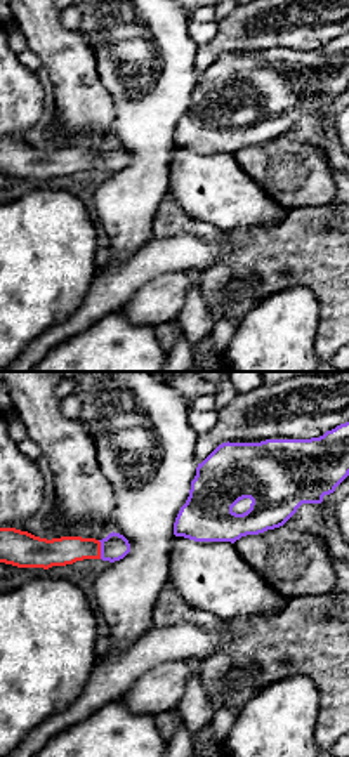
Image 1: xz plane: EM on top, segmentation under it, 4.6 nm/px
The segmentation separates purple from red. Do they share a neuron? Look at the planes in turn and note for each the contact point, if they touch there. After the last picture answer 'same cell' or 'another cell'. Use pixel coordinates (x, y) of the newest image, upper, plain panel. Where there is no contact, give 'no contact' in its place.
contact (101, 160)

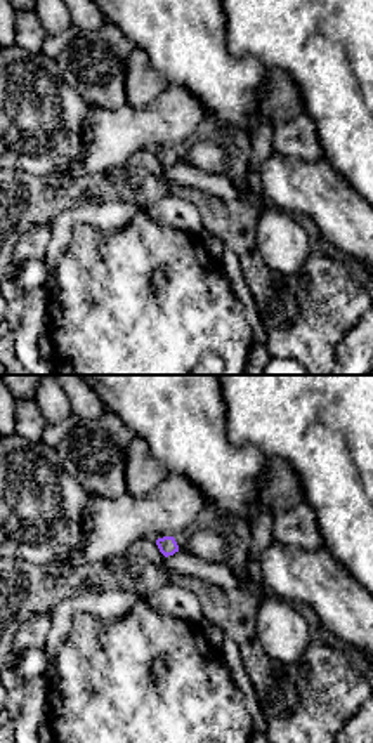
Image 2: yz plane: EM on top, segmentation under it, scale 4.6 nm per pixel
no contact

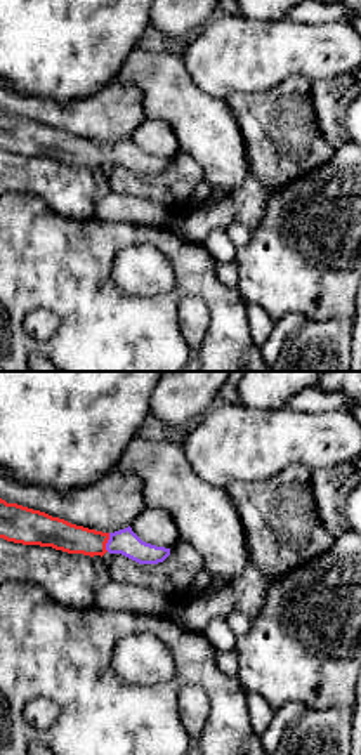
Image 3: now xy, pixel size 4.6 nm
contact (108, 153)

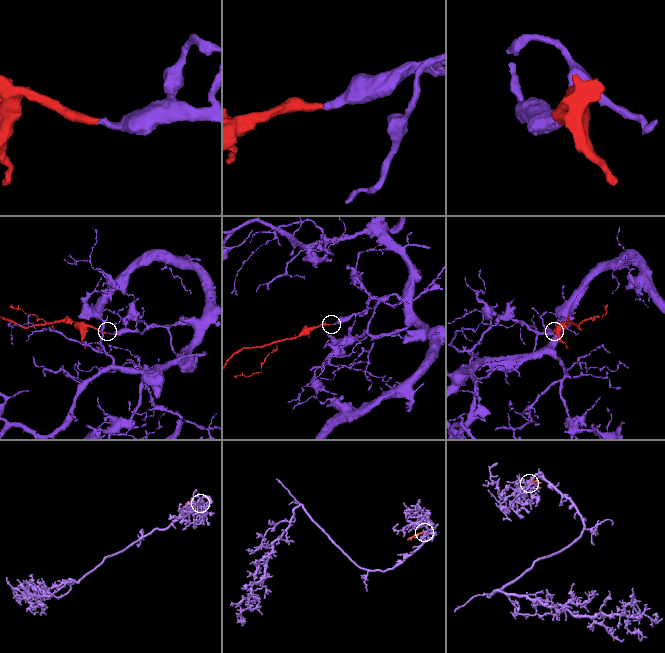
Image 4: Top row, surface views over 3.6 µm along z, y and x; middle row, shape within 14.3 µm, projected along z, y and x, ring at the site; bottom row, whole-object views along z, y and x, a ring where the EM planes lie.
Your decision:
same cell

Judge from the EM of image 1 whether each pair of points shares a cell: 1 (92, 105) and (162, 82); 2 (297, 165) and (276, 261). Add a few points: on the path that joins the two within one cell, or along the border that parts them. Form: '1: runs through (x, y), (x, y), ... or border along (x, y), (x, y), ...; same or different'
1: border along (94, 61), (99, 82), (111, 98), (113, 125); different
2: border along (330, 204), (290, 210); different

